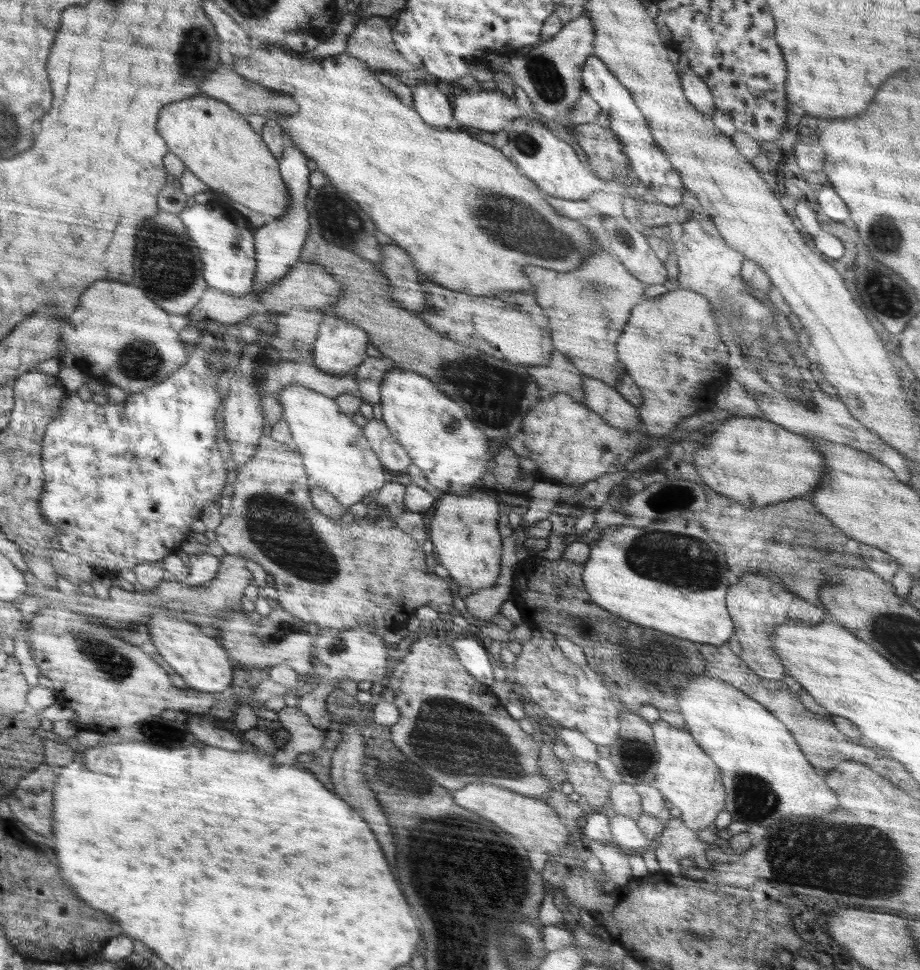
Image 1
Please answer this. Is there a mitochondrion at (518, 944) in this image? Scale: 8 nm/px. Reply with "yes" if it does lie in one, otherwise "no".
yes

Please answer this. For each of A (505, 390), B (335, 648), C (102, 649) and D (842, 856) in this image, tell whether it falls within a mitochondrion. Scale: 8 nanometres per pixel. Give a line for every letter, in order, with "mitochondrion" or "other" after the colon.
A: mitochondrion
B: mitochondrion
C: mitochondrion
D: mitochondrion

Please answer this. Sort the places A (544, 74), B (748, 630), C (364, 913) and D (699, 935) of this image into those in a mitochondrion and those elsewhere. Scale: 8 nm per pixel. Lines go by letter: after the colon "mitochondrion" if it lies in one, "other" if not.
A: mitochondrion
B: other
C: other
D: mitochondrion

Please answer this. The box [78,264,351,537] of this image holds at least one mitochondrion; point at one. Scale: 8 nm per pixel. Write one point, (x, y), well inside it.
(130, 365)

